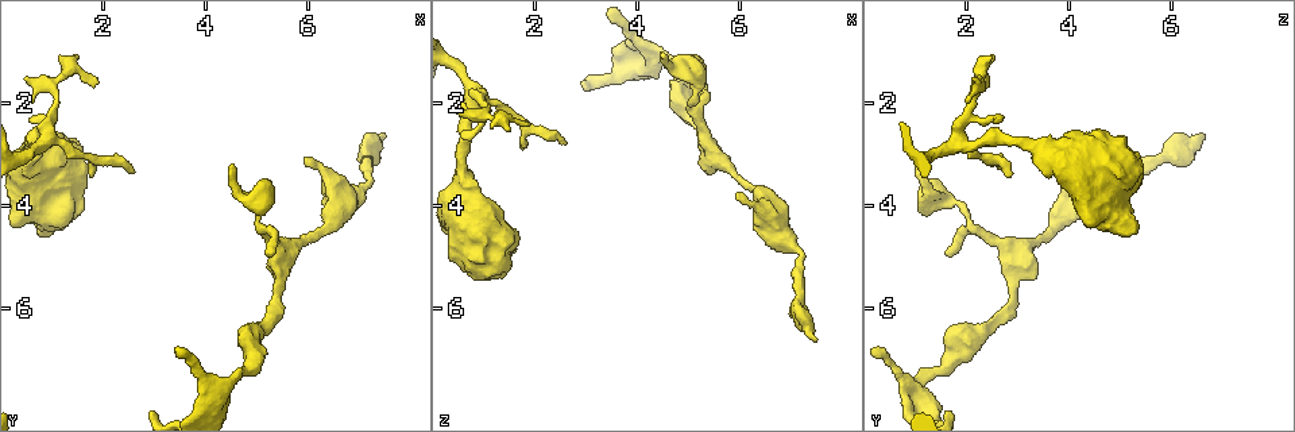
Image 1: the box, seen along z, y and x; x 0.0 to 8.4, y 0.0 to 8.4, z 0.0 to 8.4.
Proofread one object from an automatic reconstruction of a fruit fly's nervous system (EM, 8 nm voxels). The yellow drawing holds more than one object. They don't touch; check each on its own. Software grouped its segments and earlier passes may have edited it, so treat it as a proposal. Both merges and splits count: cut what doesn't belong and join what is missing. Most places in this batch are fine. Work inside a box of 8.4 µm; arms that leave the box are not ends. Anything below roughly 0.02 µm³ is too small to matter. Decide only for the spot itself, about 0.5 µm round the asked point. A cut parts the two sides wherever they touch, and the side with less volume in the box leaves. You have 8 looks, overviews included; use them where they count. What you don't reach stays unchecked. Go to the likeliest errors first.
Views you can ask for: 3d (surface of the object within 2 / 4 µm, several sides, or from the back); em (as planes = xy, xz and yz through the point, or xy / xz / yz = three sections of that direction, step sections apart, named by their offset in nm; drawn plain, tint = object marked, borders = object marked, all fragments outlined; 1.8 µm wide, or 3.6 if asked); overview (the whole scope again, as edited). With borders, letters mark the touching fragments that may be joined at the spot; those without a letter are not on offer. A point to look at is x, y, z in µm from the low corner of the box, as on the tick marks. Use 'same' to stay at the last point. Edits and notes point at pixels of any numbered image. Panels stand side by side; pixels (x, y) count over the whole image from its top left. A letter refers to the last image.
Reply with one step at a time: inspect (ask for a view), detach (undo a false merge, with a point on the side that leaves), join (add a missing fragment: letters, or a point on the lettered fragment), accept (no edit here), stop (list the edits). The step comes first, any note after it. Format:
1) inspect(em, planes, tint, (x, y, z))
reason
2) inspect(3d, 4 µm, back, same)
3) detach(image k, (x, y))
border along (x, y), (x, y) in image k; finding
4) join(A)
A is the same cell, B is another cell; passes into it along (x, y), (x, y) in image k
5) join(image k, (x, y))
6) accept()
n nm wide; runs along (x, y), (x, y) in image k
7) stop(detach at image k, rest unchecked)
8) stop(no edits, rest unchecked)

inspect(em, xy, step 8, plain, (5.30, 4.95, 1.60))
branch stops here

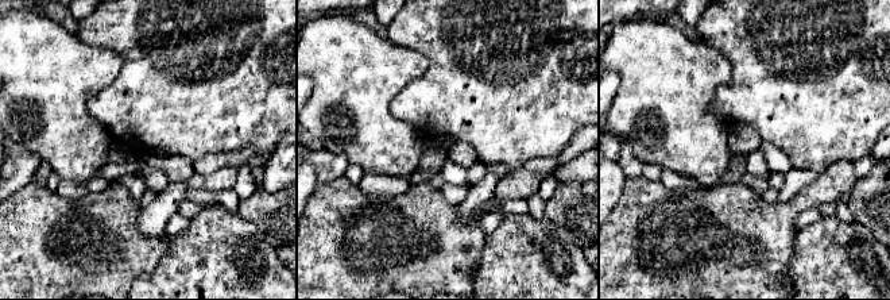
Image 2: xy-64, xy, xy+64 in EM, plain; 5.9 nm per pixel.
inspect(em, xy, step 8, tint, same)

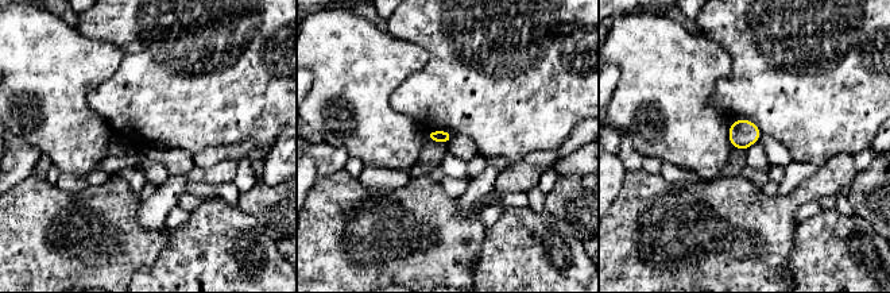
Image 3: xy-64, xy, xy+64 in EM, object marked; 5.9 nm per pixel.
inspect(em, xy, step 8, borders, same)

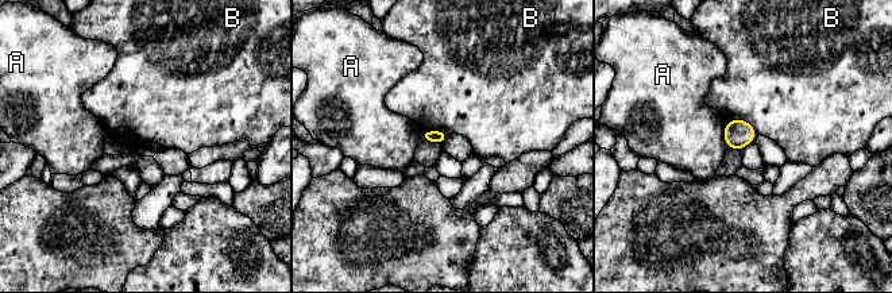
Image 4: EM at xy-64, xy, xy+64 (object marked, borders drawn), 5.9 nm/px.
accept()
A and B are other cells; border along (726, 122), (744, 119), (757, 132) in image 4; none of them fits

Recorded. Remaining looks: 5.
inspect(em, yz, step 8, borders, (4.50, 3.25, 1.15))
free end

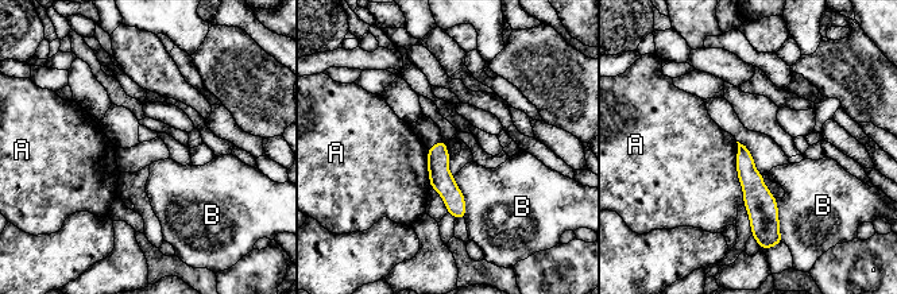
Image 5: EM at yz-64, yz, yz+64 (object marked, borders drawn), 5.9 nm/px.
accept()
A and B are other cells; runs along (741, 149), (762, 208), (762, 229) in image 5; none of them fits

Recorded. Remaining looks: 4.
inspect(3d, 4 µm, (7.50, 2.60, 6.60))
free end

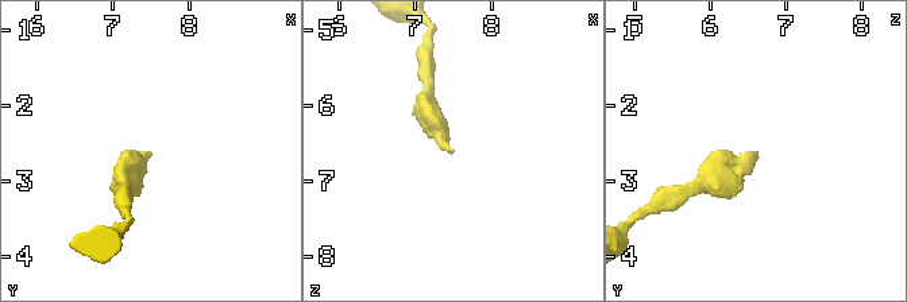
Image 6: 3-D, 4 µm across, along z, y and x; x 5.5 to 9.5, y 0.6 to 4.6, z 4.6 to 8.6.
inspect(em, 3.6 µm, yz, step 16, borders, (7.50, 2.65, 6.60))
shape alone is not enough

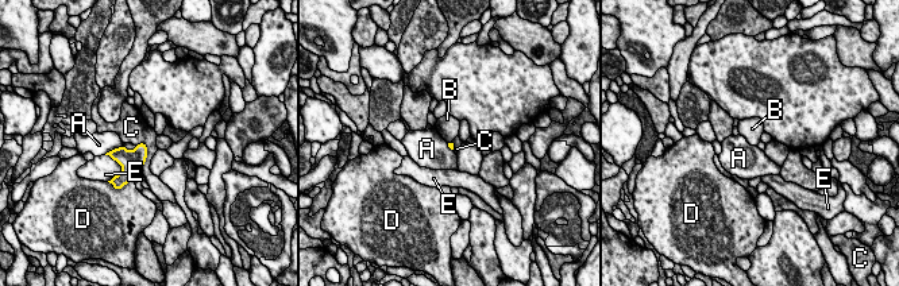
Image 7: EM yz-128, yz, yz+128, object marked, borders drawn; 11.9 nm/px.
accept()
A, B, C, D and E are other cells; border along (123, 145), (104, 154) in image 7; none of them fits

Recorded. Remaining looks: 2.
inspect(em, planes, borders, (0.90, 3.25, 5.25))
sudden change in width

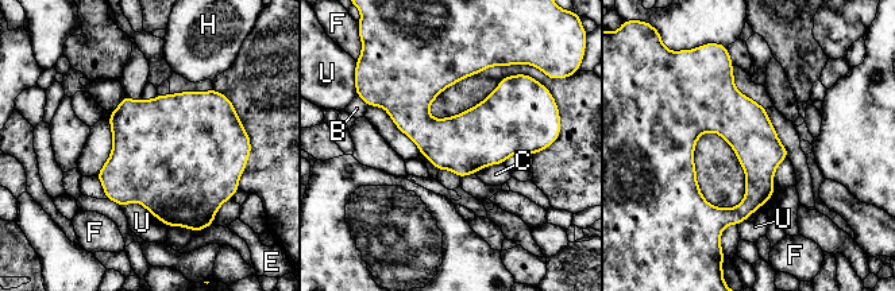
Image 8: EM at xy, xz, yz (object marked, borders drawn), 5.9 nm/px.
accept()
300 nm wide; B, C, E, F, H and U are other cells; border along (786, 156), (774, 194), (736, 225) in image 8; all the same cell

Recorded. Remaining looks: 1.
stop(no edits, rest unchecked)

